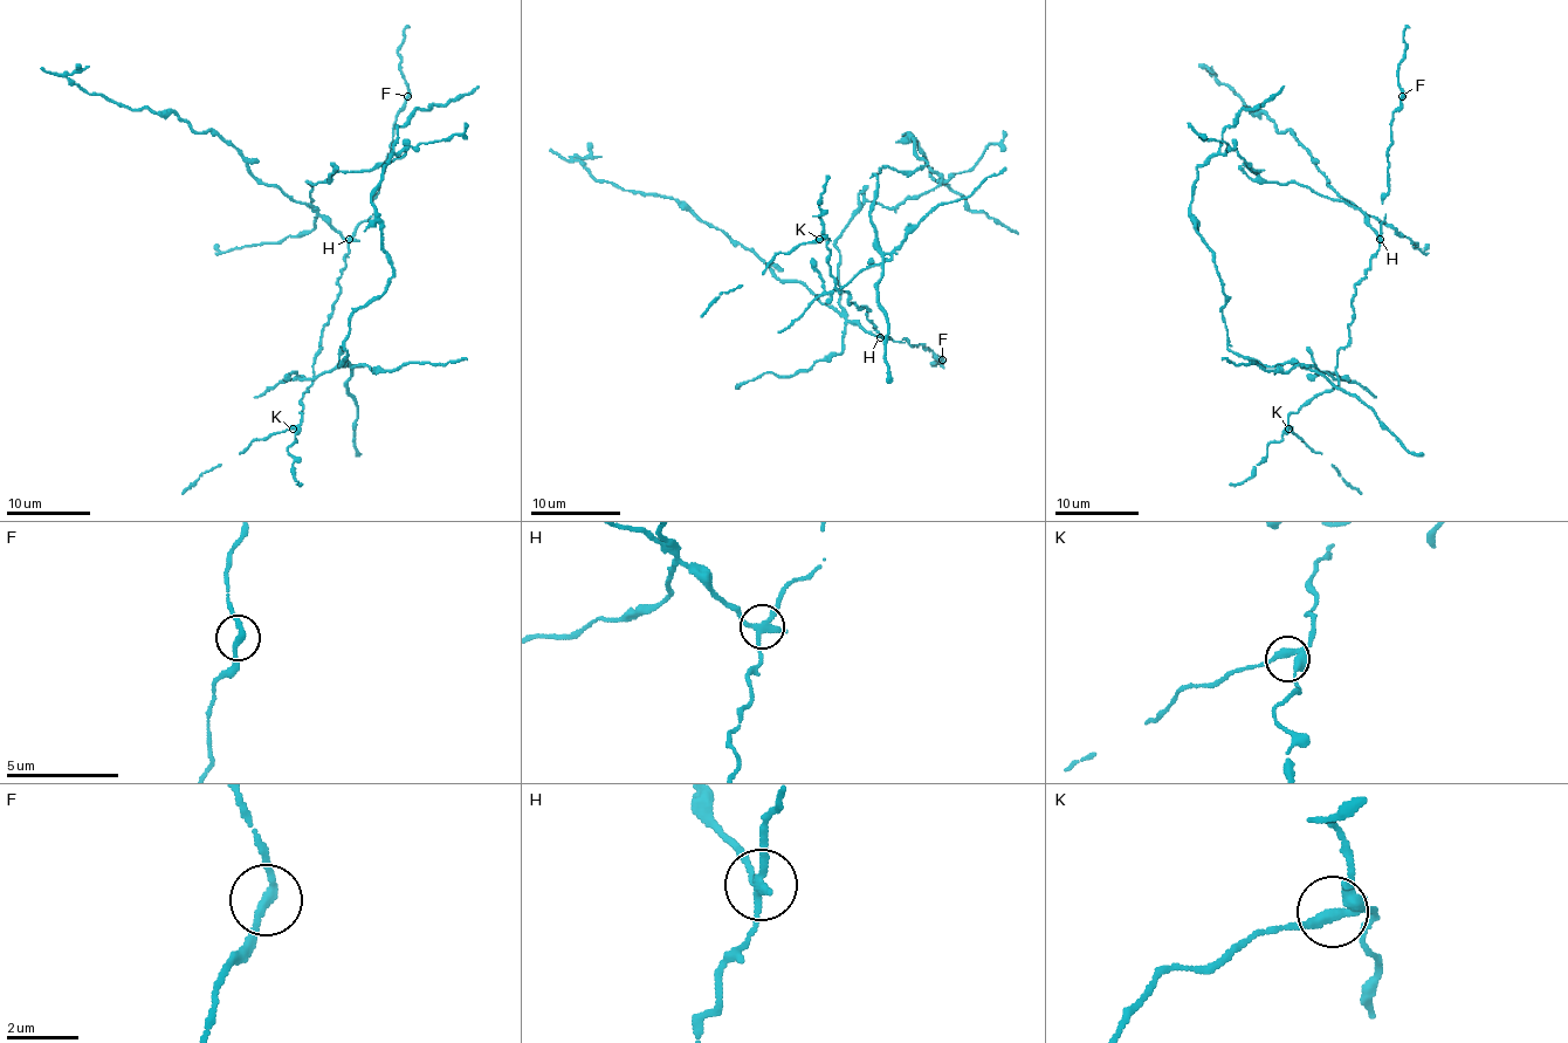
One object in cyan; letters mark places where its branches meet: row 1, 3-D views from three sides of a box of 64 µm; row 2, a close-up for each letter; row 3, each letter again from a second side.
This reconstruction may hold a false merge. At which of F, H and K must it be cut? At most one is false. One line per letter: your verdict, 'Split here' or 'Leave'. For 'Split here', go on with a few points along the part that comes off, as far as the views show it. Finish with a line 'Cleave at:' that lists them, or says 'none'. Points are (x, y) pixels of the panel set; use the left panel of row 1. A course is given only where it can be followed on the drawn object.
F: Leave
H: Split here. Course of the part to remove: (349, 239), (311, 205), (309, 182), (407, 149), (372, 197), (393, 274), (351, 316), (341, 366), (359, 452)
K: Leave
Cleave at: H

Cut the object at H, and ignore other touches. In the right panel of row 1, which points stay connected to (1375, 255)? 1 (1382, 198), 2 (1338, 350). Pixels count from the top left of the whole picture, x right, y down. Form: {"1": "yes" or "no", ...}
{"1": "yes", "2": "yes"}

